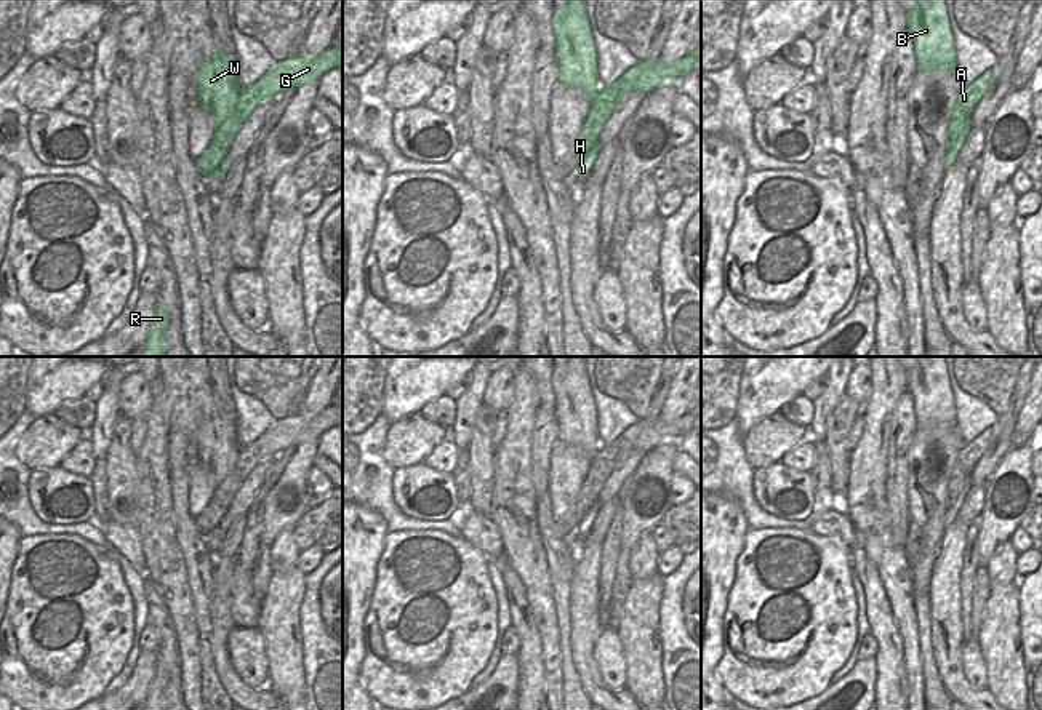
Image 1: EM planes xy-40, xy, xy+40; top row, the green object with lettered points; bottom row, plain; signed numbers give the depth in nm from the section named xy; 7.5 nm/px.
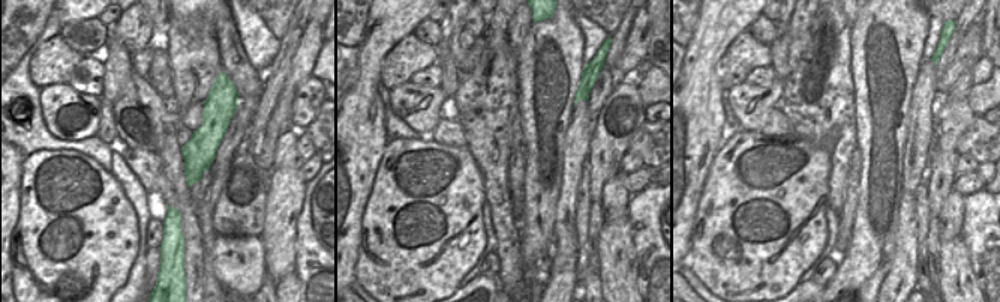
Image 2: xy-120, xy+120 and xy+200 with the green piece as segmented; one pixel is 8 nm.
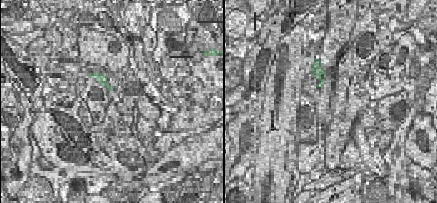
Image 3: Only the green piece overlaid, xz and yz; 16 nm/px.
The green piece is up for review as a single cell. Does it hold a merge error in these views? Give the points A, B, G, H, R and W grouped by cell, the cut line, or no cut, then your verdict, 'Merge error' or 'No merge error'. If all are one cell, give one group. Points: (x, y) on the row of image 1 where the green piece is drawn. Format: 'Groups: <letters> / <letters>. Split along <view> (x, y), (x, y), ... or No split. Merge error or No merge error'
Groups: A G H / B R W. Split along xy-40 (242, 88), (236, 109), (236, 119), (240, 123). Merge error

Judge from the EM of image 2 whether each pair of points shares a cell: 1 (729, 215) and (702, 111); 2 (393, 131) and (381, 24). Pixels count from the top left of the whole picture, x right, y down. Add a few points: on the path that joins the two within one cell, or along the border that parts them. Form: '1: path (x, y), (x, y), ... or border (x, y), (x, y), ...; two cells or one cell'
1: border (729, 131), (715, 154), (700, 193); two cells
2: border (380, 83), (378, 93), (384, 105), (386, 126); two cells

